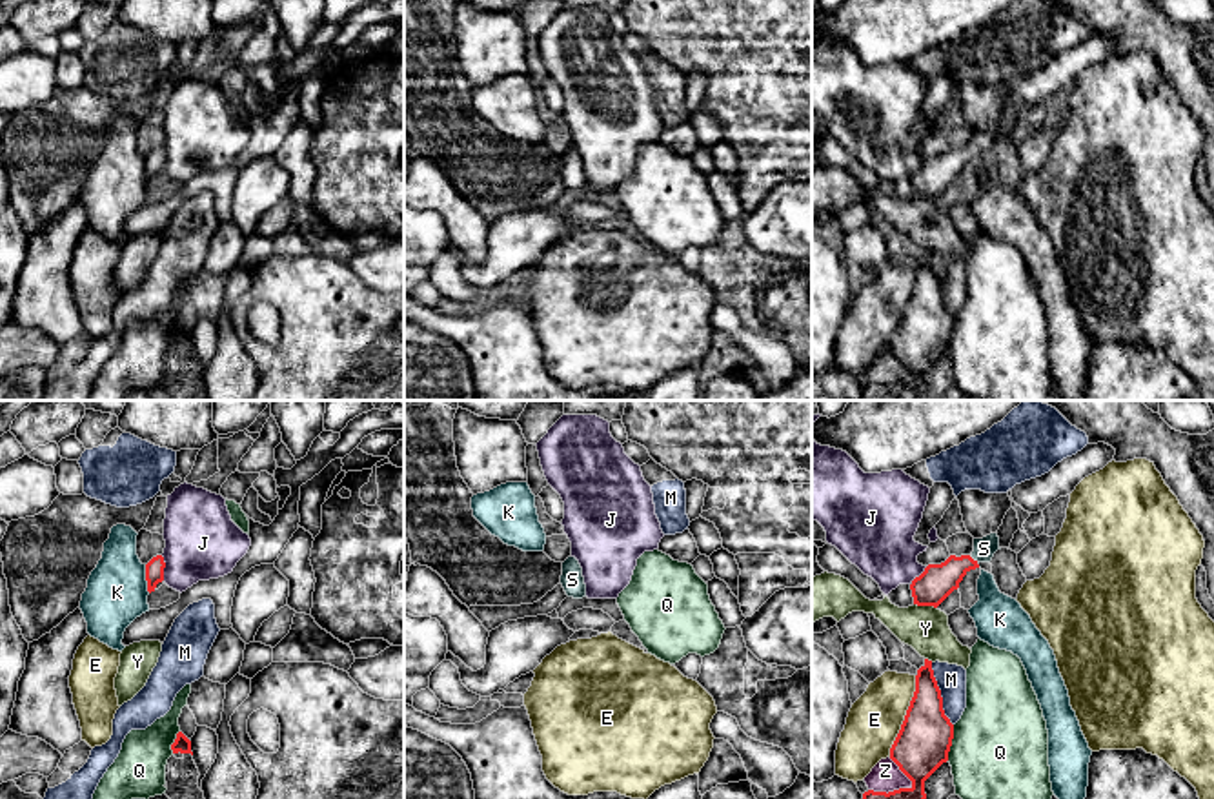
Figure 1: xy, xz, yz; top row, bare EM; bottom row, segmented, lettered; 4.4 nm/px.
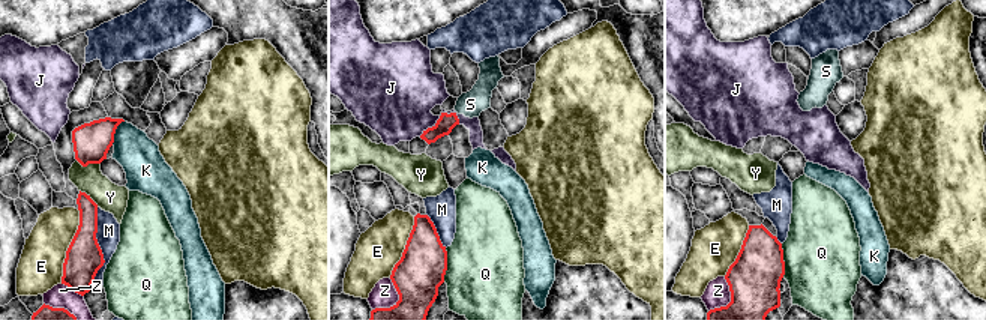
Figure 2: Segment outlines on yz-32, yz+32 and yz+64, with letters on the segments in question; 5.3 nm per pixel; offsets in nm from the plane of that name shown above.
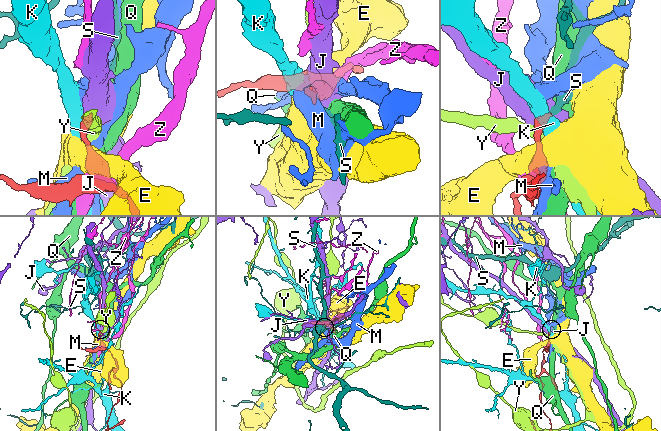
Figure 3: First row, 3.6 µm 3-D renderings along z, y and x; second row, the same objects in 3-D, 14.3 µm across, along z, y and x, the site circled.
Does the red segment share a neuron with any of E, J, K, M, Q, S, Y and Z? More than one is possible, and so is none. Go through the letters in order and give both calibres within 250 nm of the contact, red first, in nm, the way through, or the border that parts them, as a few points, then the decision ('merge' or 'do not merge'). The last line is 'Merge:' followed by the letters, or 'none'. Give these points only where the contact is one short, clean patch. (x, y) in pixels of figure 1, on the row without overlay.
E: 240/240 nm | do not merge
J: 80/320 nm | along xy (161, 148), (164, 171) | do not merge
K: 80/280 nm | along xy (144, 157), (144, 171), (150, 184) | do not merge
M: 240/130 nm | do not merge
Q: 240/440 nm | along yz (954, 317), (947, 352) | do not merge
S: 160/100 nm | across yz (938, 173), (972, 151), (983, 141) | merge
Y: 160/200 nm | along yz (914, 195), (936, 201) | do not merge
Z: 240/140 nm | do not merge
Merge: S

